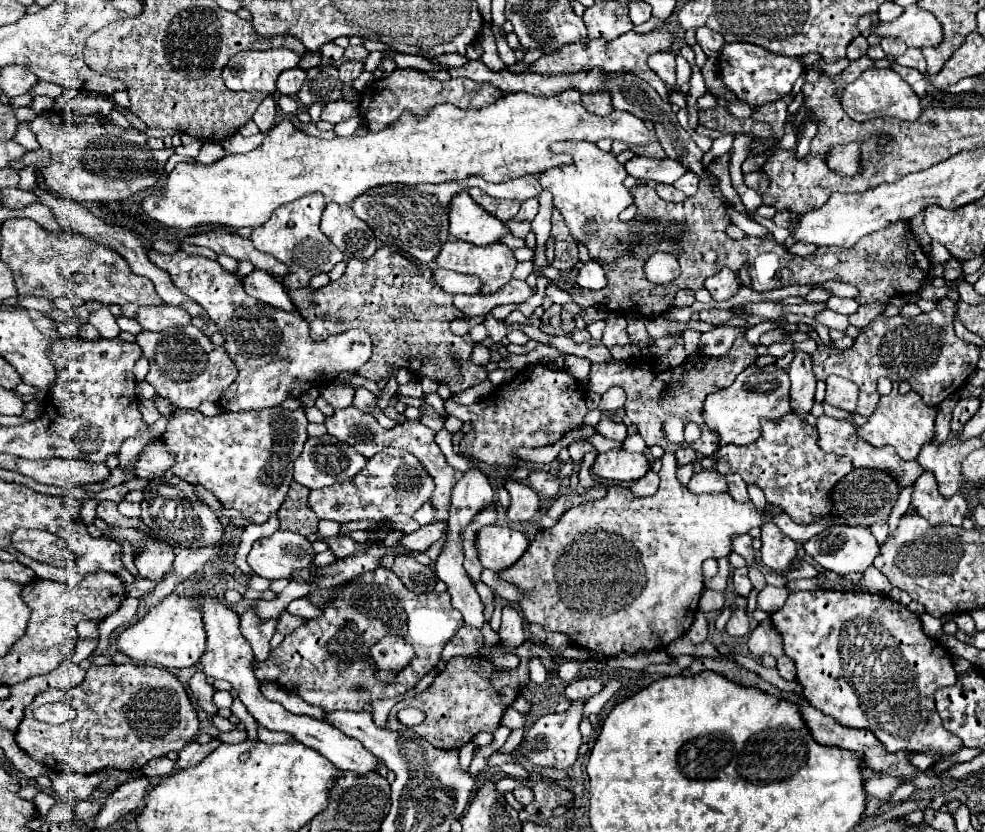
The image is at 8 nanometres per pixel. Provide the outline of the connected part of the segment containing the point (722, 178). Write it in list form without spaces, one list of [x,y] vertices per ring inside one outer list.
[[[728,152],[718,158],[715,158],[707,167],[710,172],[716,178],[718,177],[720,189],[724,197],[728,201],[732,201],[734,208],[740,213],[745,213],[746,210],[741,202],[740,197],[734,190],[729,174],[729,160],[731,152]]]

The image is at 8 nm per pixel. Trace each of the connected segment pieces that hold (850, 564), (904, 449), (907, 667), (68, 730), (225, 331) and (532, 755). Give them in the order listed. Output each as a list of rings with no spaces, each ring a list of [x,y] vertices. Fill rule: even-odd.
[[[832,526],[824,530],[822,534],[814,536],[804,544],[804,550],[808,556],[812,556],[824,570],[836,572],[840,576],[854,574],[854,572],[864,572],[866,568],[872,566],[874,558],[878,556],[878,542],[872,536],[868,528],[862,526]]]
[[[894,382],[892,392],[880,398],[876,412],[868,418],[864,426],[858,428],[858,436],[872,446],[894,446],[896,454],[902,460],[916,460],[920,448],[934,438],[934,418],[936,408],[926,406],[916,392],[908,392],[902,396],[898,392],[898,382]]]
[[[818,588],[790,594],[786,604],[772,614],[772,624],[782,634],[784,654],[794,660],[796,680],[802,686],[804,698],[814,708],[848,728],[870,730],[888,748],[888,752],[936,750],[948,758],[960,750],[962,742],[942,726],[942,720],[934,708],[934,692],[942,686],[956,684],[952,656],[942,644],[938,644],[938,640],[922,632],[920,618],[904,604],[882,594]]]
[[[124,664],[124,666],[92,666],[86,672],[86,678],[80,686],[70,690],[46,690],[34,698],[24,710],[24,720],[16,732],[16,744],[34,760],[48,766],[52,772],[76,772],[76,774],[94,774],[104,768],[118,768],[126,772],[140,770],[146,762],[168,752],[180,752],[188,742],[194,740],[198,732],[196,710],[180,684],[180,680],[166,668],[150,664]],[[46,702],[68,702],[76,708],[76,718],[72,722],[52,726],[38,722],[32,716],[32,710]]]
[[[155,250],[148,252],[149,260],[166,270],[174,282],[176,288],[180,288],[186,296],[190,296],[194,302],[198,302],[210,316],[210,320],[218,326],[218,332],[224,336],[226,352],[234,360],[238,368],[238,378],[230,384],[230,388],[222,394],[220,406],[230,412],[238,410],[250,410],[250,408],[270,408],[282,404],[286,398],[300,398],[310,388],[322,388],[336,380],[336,376],[342,370],[356,372],[362,364],[370,360],[372,354],[372,338],[362,328],[352,328],[348,332],[330,336],[325,342],[314,342],[308,334],[308,322],[298,312],[284,312],[280,308],[262,304],[258,300],[252,300],[240,282],[236,274],[226,272],[216,260],[208,260],[206,256],[198,254],[186,254],[184,250],[178,250],[174,254],[160,254]]]
[[[574,702],[566,714],[546,714],[540,716],[526,732],[518,746],[518,752],[528,758],[534,768],[570,768],[578,758],[578,748],[582,744],[580,736],[580,720],[582,720],[582,702]]]

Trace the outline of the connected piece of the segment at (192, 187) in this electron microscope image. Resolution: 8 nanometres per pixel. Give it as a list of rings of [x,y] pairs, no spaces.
[[[564,90],[556,96],[532,96],[526,92],[504,94],[490,106],[484,108],[468,108],[460,110],[452,104],[438,104],[424,116],[414,116],[406,112],[396,124],[384,128],[382,132],[366,132],[362,136],[348,136],[348,138],[318,138],[308,136],[292,126],[290,120],[280,120],[274,124],[266,134],[264,142],[248,152],[248,154],[226,154],[214,164],[178,164],[168,180],[164,194],[150,196],[142,202],[144,212],[172,228],[188,230],[198,224],[222,224],[234,230],[242,226],[262,226],[270,214],[288,202],[302,198],[304,194],[322,192],[328,202],[336,204],[352,204],[358,196],[376,188],[380,184],[442,184],[454,182],[470,176],[482,176],[486,182],[500,184],[504,180],[514,180],[526,174],[540,174],[548,168],[566,164],[570,158],[564,154],[552,154],[550,144],[560,140],[586,140],[598,142],[600,138],[622,140],[626,144],[650,144],[656,142],[656,134],[650,132],[644,122],[630,112],[614,110],[610,116],[594,116],[590,114],[582,102],[578,90]]]

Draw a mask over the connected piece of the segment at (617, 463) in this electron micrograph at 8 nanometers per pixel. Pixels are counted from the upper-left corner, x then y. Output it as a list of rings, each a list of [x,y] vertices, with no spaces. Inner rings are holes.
[[[610,450],[598,454],[592,472],[602,480],[614,482],[634,482],[640,480],[650,470],[648,458],[644,454],[630,454],[626,450]]]

